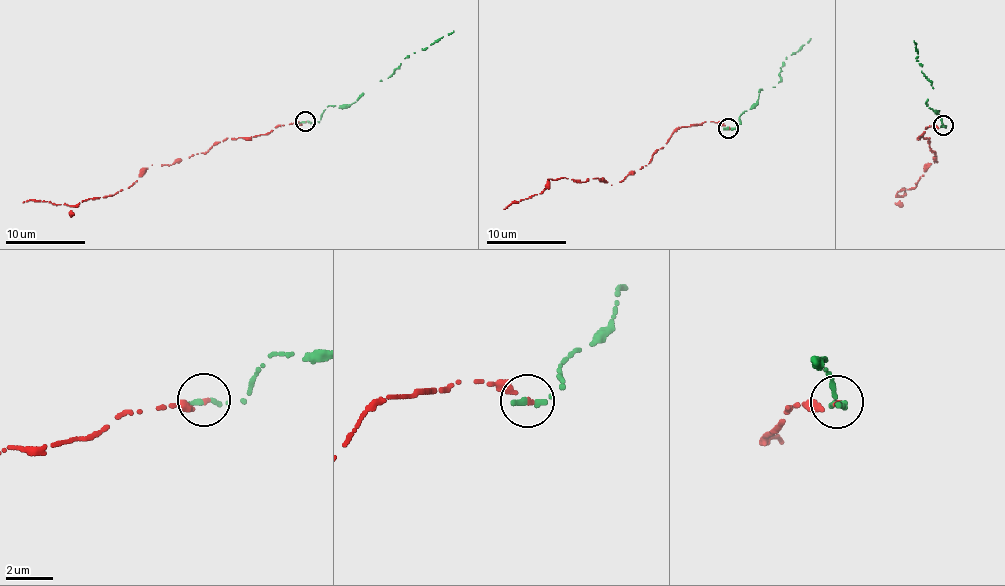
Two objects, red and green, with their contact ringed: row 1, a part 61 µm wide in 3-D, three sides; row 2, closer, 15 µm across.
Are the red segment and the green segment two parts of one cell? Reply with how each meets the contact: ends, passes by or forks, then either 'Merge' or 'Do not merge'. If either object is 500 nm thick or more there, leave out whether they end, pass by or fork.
At the ring red ends. At the ring green ends. Do not merge

